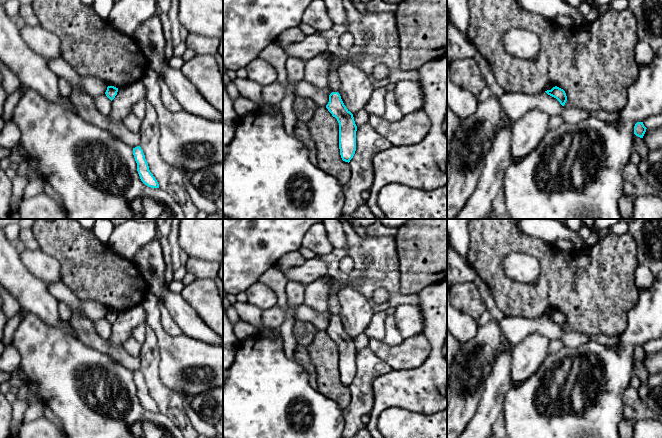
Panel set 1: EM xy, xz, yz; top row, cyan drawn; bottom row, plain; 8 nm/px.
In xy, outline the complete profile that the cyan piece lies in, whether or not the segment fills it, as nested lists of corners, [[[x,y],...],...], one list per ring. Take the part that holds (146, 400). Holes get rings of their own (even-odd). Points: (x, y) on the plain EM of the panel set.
[[[140,370],[133,372],[133,379],[137,387],[137,395],[141,405],[148,411],[159,412],[157,404],[149,394],[145,379]]]

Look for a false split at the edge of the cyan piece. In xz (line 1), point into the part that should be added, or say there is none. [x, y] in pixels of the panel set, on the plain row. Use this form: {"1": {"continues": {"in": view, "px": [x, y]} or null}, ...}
{"1": {"continues": null}}

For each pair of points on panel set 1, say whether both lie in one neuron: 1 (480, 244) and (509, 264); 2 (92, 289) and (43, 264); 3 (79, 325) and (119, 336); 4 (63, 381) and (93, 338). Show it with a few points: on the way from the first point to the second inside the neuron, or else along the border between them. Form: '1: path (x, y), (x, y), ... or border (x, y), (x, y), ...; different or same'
1: border (527, 254), (505, 258), (508, 278); different
2: border (46, 252), (59, 263), (61, 279); different
3: border (107, 340), (122, 347); different
4: border (71, 332), (83, 342), (109, 356); different

